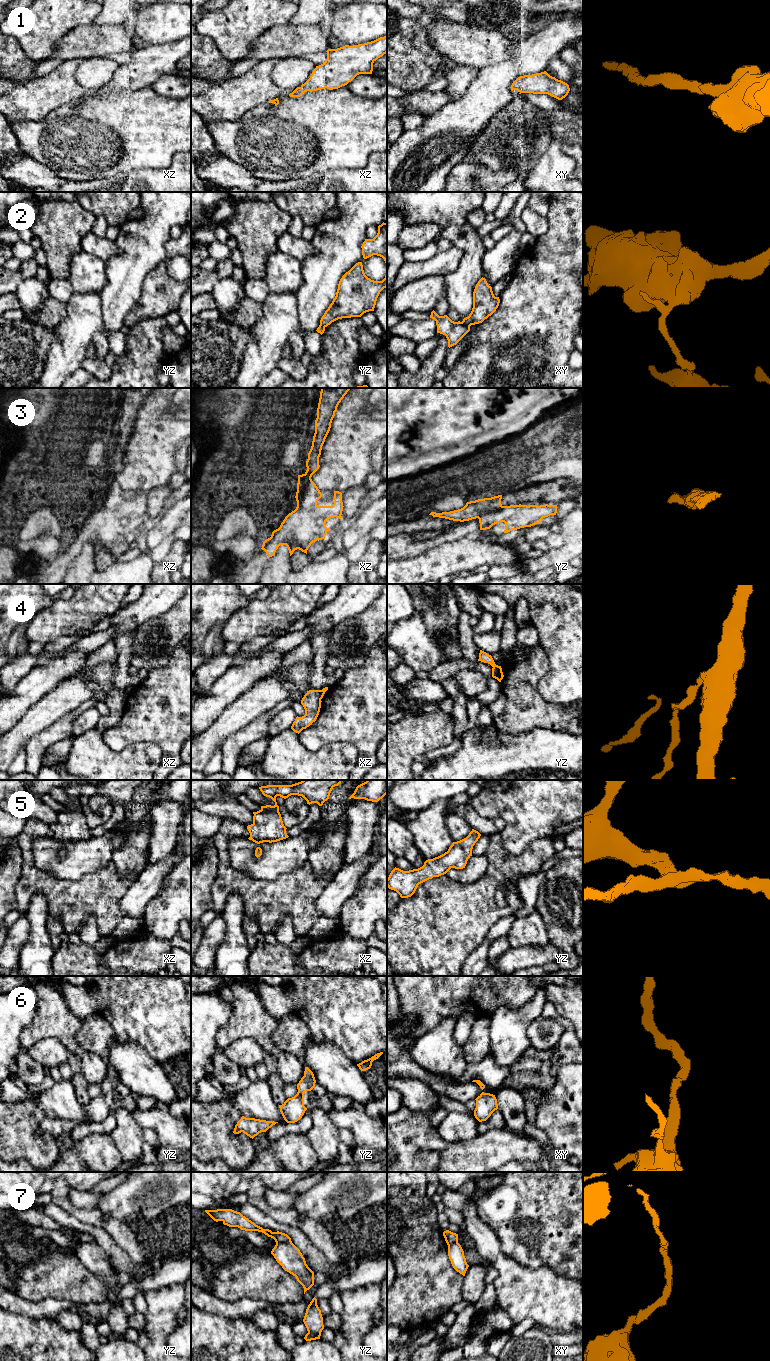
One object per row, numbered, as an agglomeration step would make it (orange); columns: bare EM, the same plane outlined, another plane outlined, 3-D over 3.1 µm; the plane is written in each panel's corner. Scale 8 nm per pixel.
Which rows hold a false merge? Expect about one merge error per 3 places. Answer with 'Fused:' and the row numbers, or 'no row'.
Fused: 2, 3, 4, 7

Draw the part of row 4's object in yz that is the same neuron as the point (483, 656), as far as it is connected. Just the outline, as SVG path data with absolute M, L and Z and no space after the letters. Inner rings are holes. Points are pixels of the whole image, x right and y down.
M480 650L478 661L481 661L481 662L484 662L484 663L488 663L492 667L494 667L496 665L494 660L493 660L493 658L492 658L492 656L487 654L486 652L484 652L482 650Z

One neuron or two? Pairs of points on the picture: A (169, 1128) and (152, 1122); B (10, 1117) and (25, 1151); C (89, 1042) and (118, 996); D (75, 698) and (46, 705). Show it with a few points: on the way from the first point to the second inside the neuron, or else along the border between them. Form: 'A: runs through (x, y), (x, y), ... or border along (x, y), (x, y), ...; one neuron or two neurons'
A: runs through (165, 1125), (161, 1122), (156, 1122); one neuron
B: runs through (10, 1125), (10, 1132), (21, 1143); one neuron
C: border along (97, 1011), (112, 1028), (116, 1037); two neurons
D: runs through (68, 698), (53, 705); one neuron

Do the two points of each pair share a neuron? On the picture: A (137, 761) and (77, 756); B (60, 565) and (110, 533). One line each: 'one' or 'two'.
A: one
B: one

